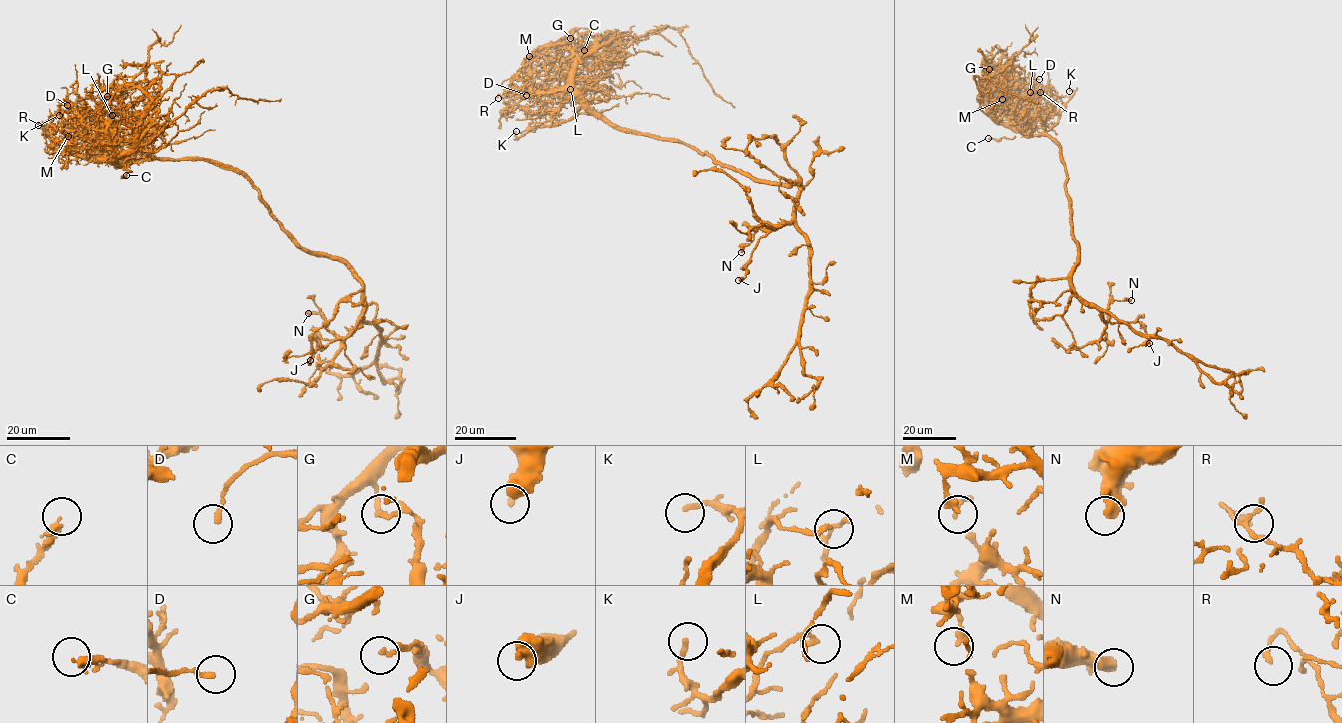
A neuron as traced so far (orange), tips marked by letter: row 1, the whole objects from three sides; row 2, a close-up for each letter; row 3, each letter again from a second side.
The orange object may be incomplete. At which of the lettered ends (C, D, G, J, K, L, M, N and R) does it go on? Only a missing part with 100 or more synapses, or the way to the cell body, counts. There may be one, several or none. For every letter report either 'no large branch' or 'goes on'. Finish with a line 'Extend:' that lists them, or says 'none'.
C: goes on
D: no large branch
G: no large branch
J: no large branch
K: no large branch
L: no large branch
M: no large branch
N: no large branch
R: no large branch
Extend: C

